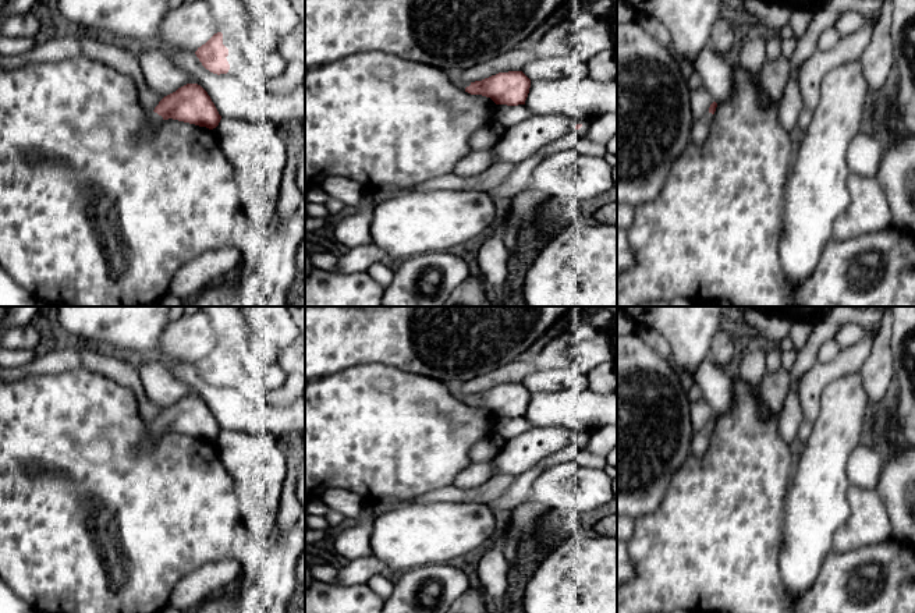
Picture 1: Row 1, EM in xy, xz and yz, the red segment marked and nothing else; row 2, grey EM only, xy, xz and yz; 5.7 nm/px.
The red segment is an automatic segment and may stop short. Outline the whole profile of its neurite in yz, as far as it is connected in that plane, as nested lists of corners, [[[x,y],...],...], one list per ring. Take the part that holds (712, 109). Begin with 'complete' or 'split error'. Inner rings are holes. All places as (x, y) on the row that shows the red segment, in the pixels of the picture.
split error; [[[713,102],[703,116],[694,121],[694,130],[691,132],[691,141],[695,143],[703,143],[709,135],[713,114],[716,111],[717,103]]]

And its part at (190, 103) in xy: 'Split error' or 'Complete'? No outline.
Split error

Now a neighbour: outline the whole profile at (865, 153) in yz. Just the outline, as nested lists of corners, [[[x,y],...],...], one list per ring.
[[[859,131],[850,143],[847,162],[850,171],[862,177],[876,177],[883,159],[883,145],[873,135]]]

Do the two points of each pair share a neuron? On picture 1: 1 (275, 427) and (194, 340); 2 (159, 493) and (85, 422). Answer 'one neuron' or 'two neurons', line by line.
1: two neurons
2: one neuron

